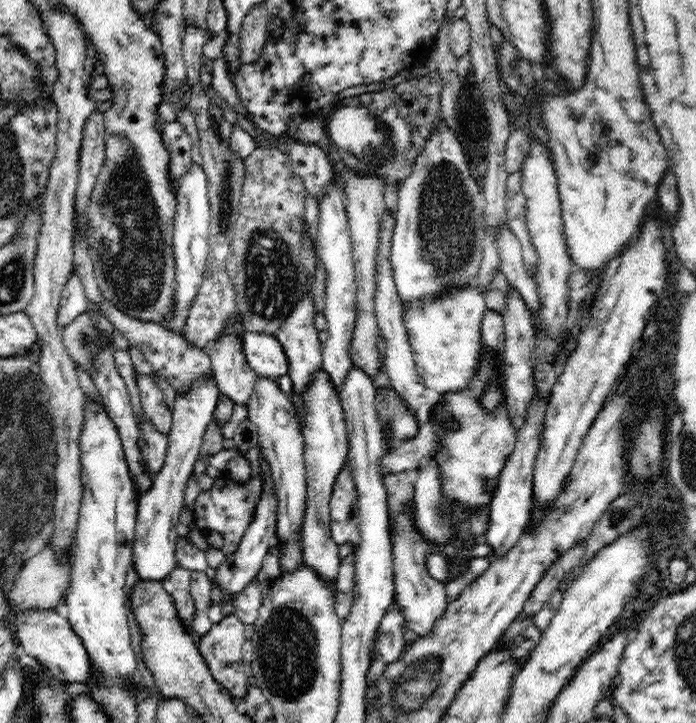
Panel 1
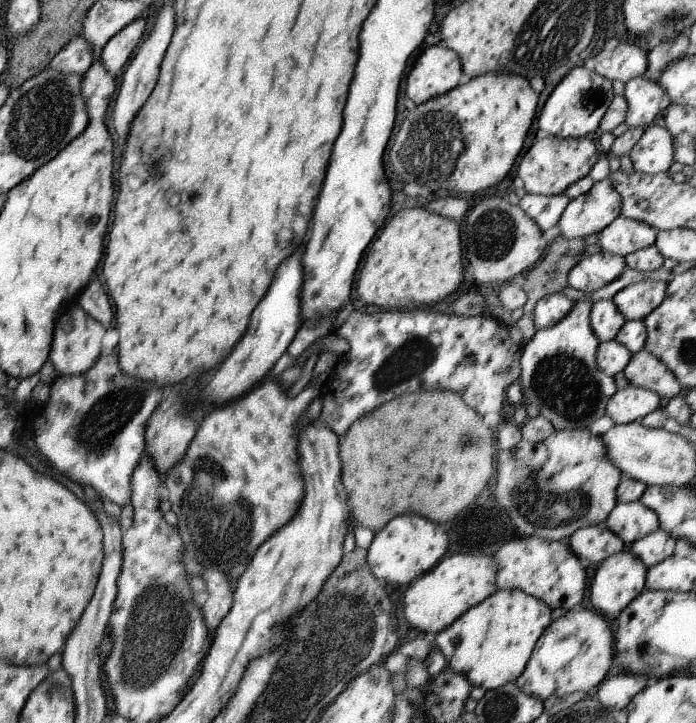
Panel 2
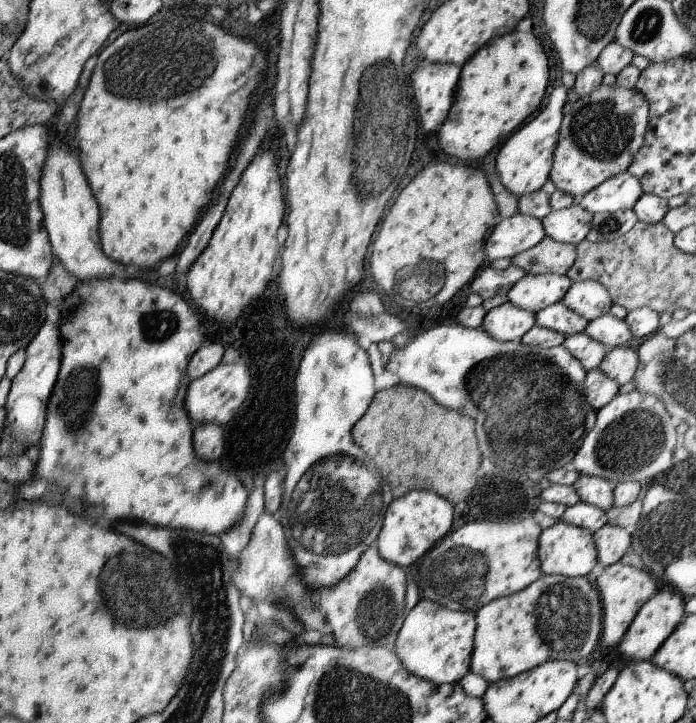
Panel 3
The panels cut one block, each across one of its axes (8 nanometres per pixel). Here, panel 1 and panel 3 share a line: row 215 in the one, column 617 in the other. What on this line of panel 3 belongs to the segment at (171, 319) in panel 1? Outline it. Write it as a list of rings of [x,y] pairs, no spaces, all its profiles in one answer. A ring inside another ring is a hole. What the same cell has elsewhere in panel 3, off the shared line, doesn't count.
[[[628,171],[605,180],[578,199],[584,210],[596,213],[617,213],[619,210],[632,209],[644,194],[638,178]]]

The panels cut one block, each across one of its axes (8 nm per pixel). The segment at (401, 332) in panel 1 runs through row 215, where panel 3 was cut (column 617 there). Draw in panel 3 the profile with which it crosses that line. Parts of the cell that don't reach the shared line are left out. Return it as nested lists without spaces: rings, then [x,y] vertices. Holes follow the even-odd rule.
[[[598,368],[586,373],[582,388],[586,402],[597,411],[616,398],[620,385]]]

